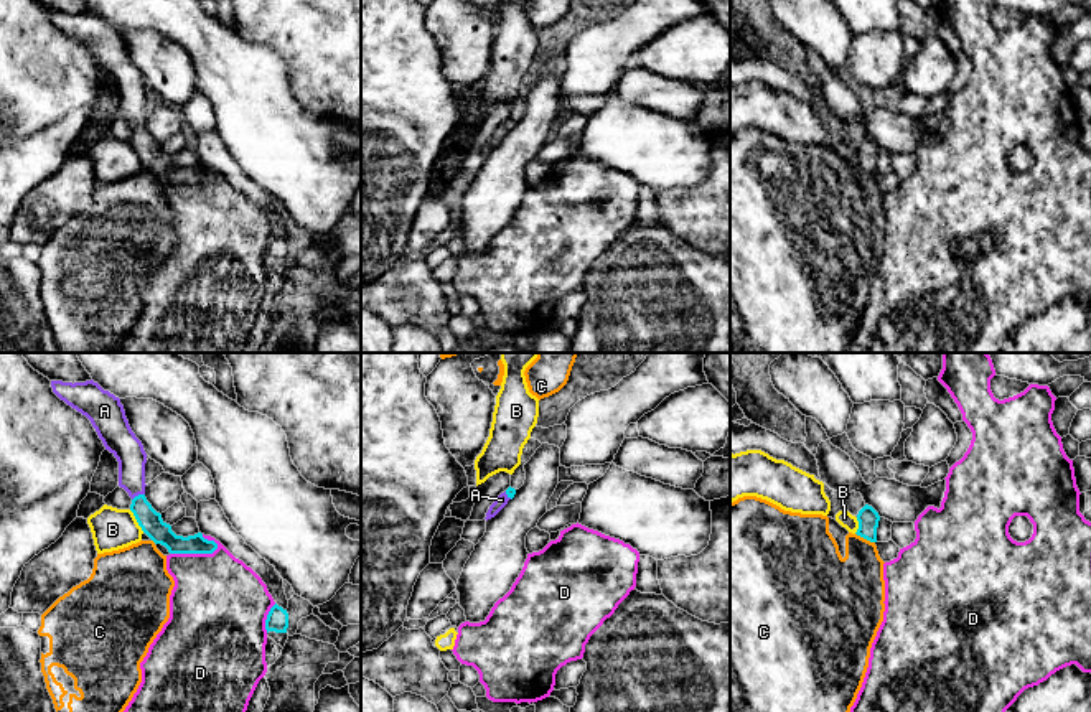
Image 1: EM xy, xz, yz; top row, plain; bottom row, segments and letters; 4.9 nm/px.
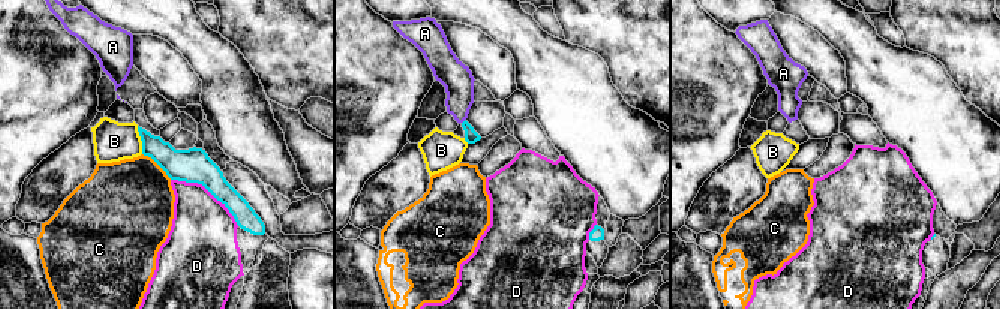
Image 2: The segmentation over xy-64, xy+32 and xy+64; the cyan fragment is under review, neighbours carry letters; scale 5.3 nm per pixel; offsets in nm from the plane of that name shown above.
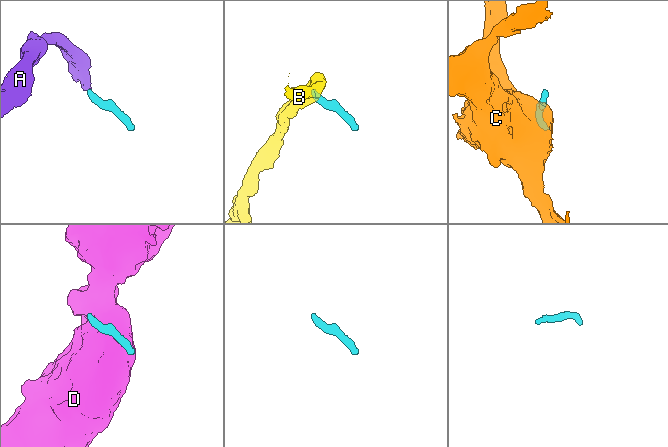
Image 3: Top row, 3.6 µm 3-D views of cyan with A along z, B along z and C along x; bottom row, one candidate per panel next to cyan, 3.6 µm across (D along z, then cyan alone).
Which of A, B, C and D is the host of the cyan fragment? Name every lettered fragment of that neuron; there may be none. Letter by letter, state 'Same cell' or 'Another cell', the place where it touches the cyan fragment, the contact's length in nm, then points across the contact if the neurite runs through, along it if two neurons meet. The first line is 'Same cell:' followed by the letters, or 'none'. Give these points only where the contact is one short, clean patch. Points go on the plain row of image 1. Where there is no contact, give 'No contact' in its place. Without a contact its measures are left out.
Same cell: A
A: Same cell. Touches cyan at xy (139, 126). Shared border 70 nm. Path across: xy (150, 152), (139, 135), (139, 126), (127, 79)
B: Another cell. Touches cyan at xy (137, 152). Shared border 130 nm. Boundary: xy (129, 140), (144, 162)
C: Another cell. Touches cyan at yz (866, 168). Shared border 110 nm. Boundary: yz (856, 163), (874, 173)
D: Another cell. Touches cyan at xy (195, 183). Shared border 240 nm

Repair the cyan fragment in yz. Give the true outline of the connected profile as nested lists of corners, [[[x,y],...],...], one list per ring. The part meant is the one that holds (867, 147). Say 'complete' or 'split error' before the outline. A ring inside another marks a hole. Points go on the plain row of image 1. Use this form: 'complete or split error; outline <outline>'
complete; outline [[[865,135],[859,142],[857,152],[859,152],[859,160],[855,165],[870,173],[877,173],[877,158],[880,152],[878,143],[872,137]]]

